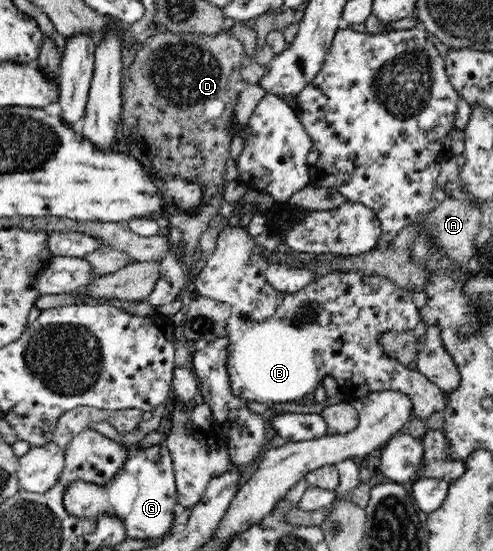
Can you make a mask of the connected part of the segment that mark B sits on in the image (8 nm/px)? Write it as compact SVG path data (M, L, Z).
M227 227L225 231L219 233L215 249L212 254L207 257L207 261L201 271L195 276L194 285L199 295L205 296L211 299L216 299L220 302L227 302L231 306L232 314L228 319L226 330L229 345L227 347L227 370L229 373L229 384L231 384L231 392L239 398L246 399L248 401L258 401L259 403L289 403L290 401L298 402L307 394L314 393L315 389L322 385L323 379L327 375L331 375L337 383L337 387L341 394L347 399L360 398L363 395L367 395L375 391L387 391L389 389L393 391L400 391L409 397L414 410L414 415L421 419L427 419L433 412L441 411L445 409L448 402L448 393L439 389L430 379L423 376L418 372L411 372L407 366L391 356L388 356L383 352L383 346L379 344L379 339L386 334L402 334L409 329L415 329L417 323L420 320L420 309L415 306L413 302L413 296L411 292L399 288L397 284L391 280L383 278L383 276L377 275L363 275L363 272L359 270L349 270L348 272L329 272L322 275L320 278L308 283L295 293L288 294L282 291L277 291L273 288L269 282L265 273L267 271L269 261L272 261L272 256L265 255L265 249L259 245L255 246L251 236L246 229L239 229L236 227Z

